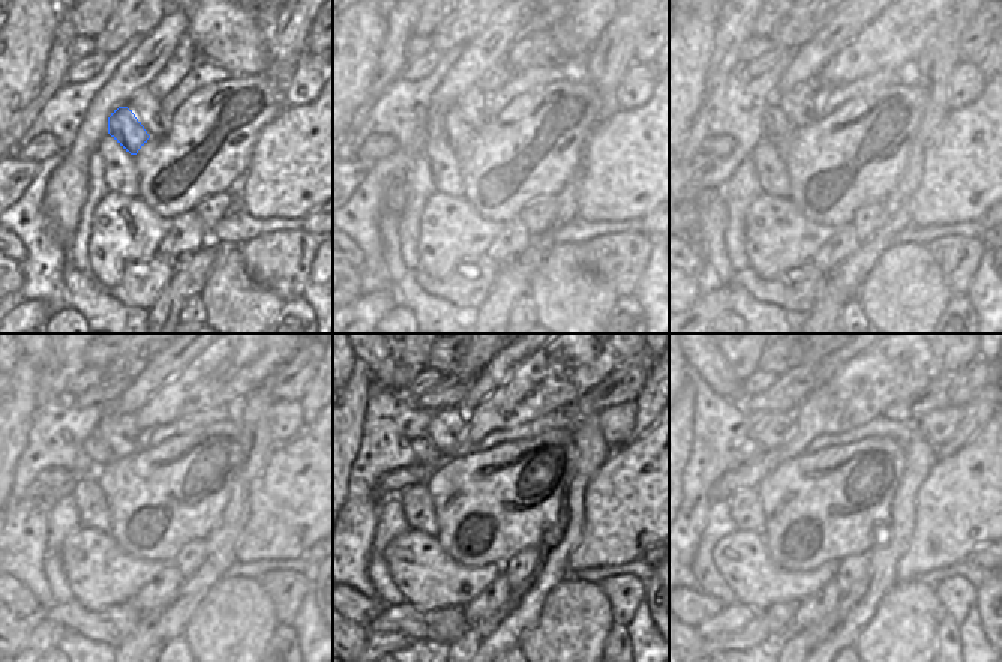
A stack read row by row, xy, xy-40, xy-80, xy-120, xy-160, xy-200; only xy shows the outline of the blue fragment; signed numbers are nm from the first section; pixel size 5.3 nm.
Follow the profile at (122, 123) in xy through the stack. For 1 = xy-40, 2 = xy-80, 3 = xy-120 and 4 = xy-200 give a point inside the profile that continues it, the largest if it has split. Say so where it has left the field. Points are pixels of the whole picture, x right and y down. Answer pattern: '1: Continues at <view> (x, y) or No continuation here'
1: Continues at xy-40 (461, 135)
2: Continues at xy-80 (777, 126)
3: Continues at xy-120 (96, 449)
4: Continues at xy-200 (747, 449).

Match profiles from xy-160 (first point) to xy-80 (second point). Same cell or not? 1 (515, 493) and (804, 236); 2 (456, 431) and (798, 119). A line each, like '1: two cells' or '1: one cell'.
1: two cells
2: one cell

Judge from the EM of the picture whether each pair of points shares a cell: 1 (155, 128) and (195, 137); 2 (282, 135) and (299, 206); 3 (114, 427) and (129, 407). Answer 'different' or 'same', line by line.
1: different
2: same
3: different

